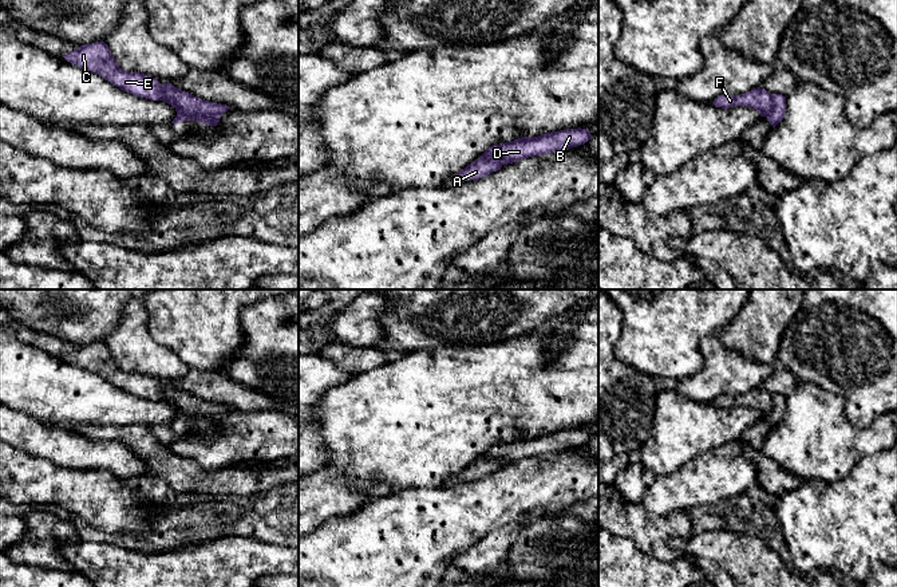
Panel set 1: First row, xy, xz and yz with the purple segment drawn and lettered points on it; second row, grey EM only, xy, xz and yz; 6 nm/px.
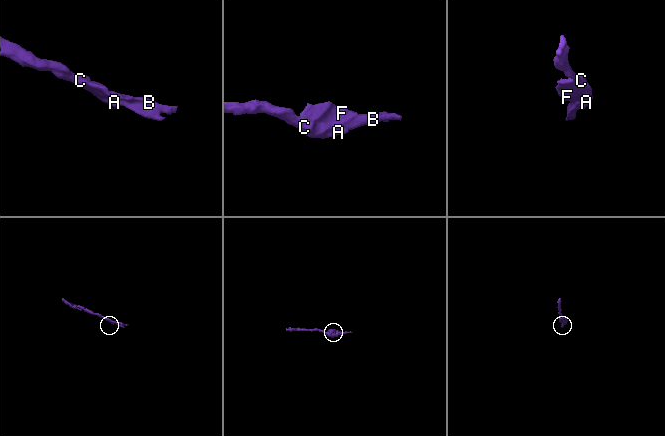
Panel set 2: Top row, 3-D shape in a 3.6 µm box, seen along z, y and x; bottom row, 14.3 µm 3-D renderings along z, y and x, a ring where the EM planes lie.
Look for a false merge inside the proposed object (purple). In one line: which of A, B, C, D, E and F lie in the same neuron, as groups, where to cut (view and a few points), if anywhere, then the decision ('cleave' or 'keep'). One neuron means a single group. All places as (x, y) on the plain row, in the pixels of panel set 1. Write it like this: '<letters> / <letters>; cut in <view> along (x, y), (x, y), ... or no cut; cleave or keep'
A C E / B D F; cut in xz along (482, 454), (486, 459), (500, 460), (504, 464); cleave

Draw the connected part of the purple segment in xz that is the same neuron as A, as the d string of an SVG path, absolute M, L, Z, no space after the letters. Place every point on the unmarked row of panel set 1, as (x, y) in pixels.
M483 456L477 458L474 462L467 465L465 469L462 469L455 478L457 480L479 480L493 472L497 472L498 469L502 468L501 461L494 461L494 460L486 460Z

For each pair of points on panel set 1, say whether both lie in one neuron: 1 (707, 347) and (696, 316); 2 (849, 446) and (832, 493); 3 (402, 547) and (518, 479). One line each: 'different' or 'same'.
1: different
2: different
3: same

